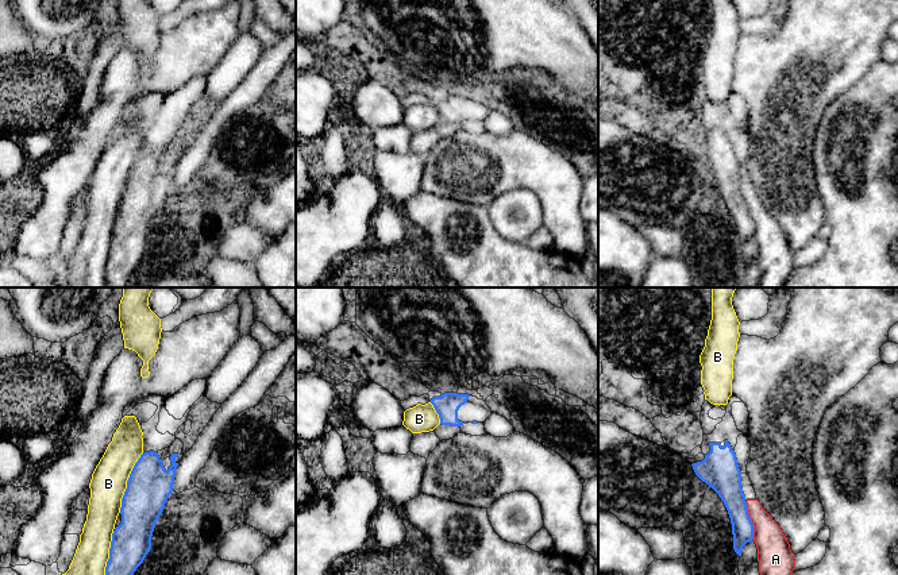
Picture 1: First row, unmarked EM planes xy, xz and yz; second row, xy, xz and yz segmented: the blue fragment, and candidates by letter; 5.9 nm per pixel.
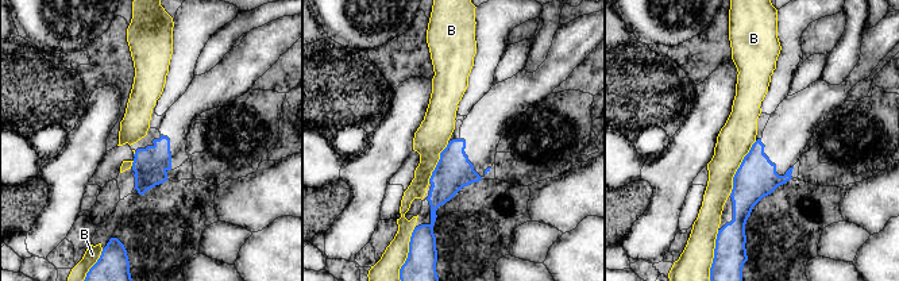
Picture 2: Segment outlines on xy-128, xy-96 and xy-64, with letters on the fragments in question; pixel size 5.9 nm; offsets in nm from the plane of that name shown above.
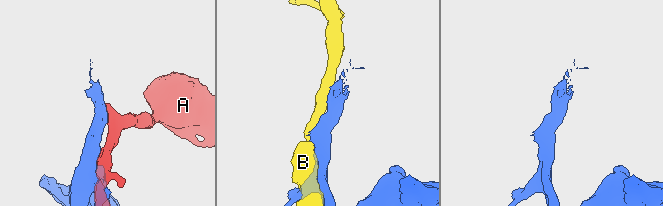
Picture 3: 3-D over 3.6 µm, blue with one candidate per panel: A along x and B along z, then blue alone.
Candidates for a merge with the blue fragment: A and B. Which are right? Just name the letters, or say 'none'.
none

